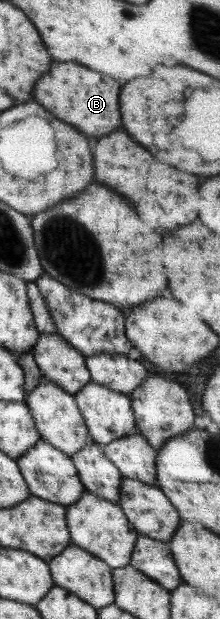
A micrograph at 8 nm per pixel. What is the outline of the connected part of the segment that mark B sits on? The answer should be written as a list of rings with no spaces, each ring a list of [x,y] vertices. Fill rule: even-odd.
[[[53,63],[51,69],[37,81],[33,89],[33,99],[41,107],[45,107],[51,115],[75,127],[87,137],[109,135],[121,125],[117,97],[119,97],[119,85],[113,79],[89,71],[75,63]],[[73,83],[75,83],[75,91],[73,91]]]

